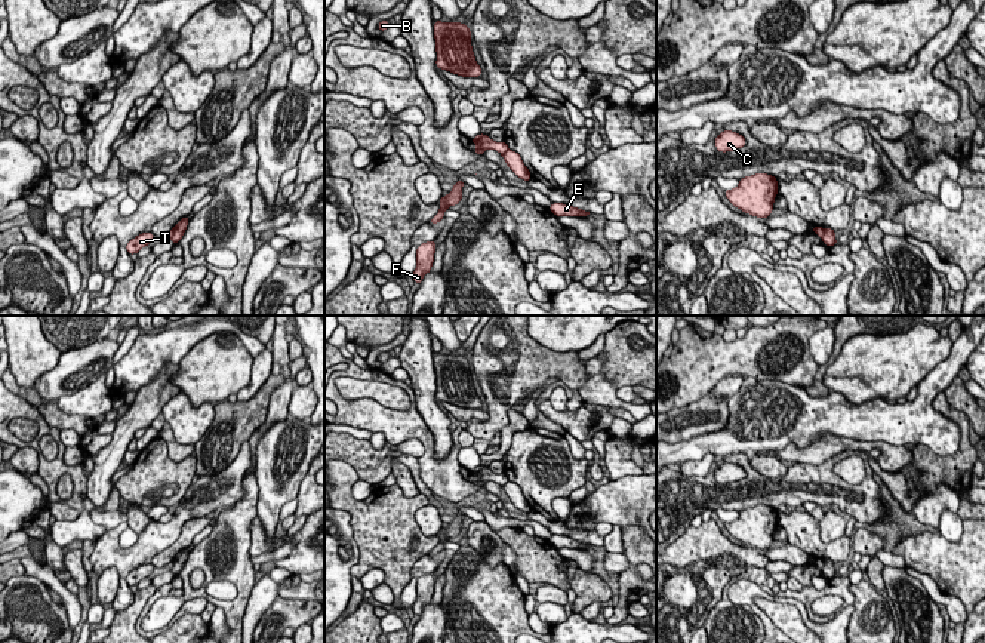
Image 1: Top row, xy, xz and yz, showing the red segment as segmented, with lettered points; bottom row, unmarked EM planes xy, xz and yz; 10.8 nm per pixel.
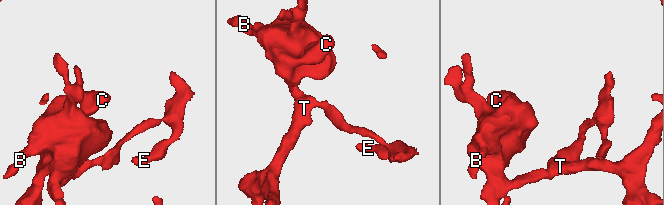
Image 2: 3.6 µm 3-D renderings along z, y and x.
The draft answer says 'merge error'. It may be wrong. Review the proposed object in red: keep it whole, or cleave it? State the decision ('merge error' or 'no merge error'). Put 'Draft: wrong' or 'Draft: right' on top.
Draft: right
merge error

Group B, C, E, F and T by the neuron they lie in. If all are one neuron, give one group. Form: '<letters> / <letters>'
B C F T / E

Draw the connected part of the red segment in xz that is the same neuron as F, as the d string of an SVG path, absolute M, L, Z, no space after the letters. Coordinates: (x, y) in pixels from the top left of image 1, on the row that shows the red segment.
M435 240L427 241L418 246L416 249L416 270L413 271L412 277L413 281L421 284L422 277L431 271L435 253Z

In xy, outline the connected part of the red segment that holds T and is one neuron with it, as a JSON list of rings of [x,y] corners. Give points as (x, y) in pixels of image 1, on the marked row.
[[[142,233],[139,236],[136,236],[135,239],[132,239],[127,244],[126,244],[126,250],[129,252],[129,255],[135,255],[138,253],[144,246],[151,244],[151,241],[154,240],[154,234],[150,233]]]

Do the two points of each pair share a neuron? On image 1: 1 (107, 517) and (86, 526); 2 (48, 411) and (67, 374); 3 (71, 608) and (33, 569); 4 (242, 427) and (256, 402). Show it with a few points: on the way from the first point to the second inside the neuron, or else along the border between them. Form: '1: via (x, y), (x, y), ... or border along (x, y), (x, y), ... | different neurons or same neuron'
1: border along (88, 511), (95, 523), (107, 529) | different neurons
2: border along (48, 400), (55, 402) | different neurons
3: via (67, 596), (45, 574) | same neuron
4: via (243, 421), (256, 408) | same neuron

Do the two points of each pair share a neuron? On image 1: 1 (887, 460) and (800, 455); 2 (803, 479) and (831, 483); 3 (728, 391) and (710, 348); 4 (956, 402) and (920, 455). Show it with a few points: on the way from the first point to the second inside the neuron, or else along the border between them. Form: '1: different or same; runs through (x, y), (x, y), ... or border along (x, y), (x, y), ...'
1: same; runs through (870, 445), (828, 445), (824, 448)
2: same; runs through (810, 482), (824, 483)
3: different; border along (744, 377), (725, 375), (696, 400)
4: different; border along (942, 391), (947, 402), (969, 421)

